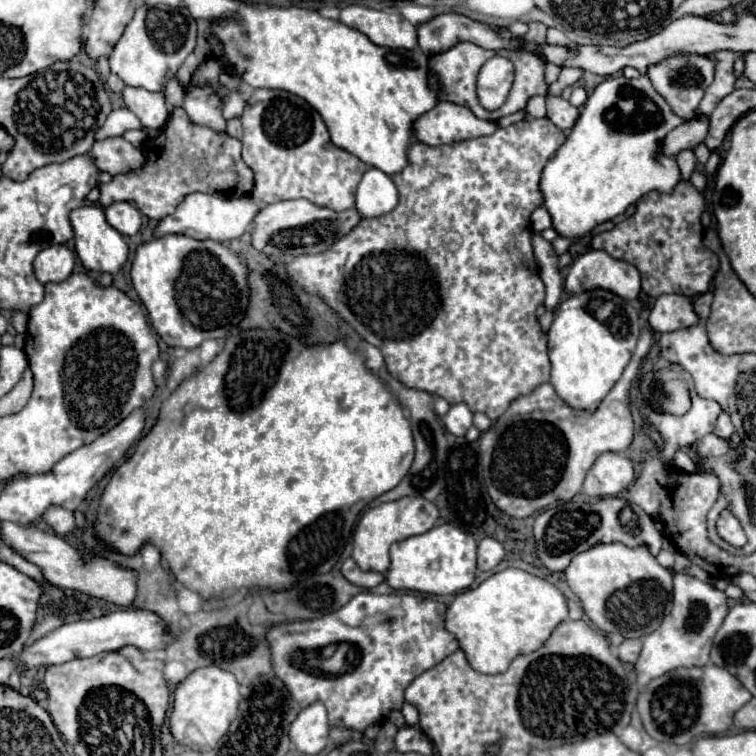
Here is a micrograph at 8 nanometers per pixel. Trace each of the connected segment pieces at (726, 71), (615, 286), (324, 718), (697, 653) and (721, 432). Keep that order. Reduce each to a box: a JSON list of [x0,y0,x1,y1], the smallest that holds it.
[[696,51,734,115],[564,249,640,299],[290,703,330,755],[634,573,728,687],[714,413,734,439]]

